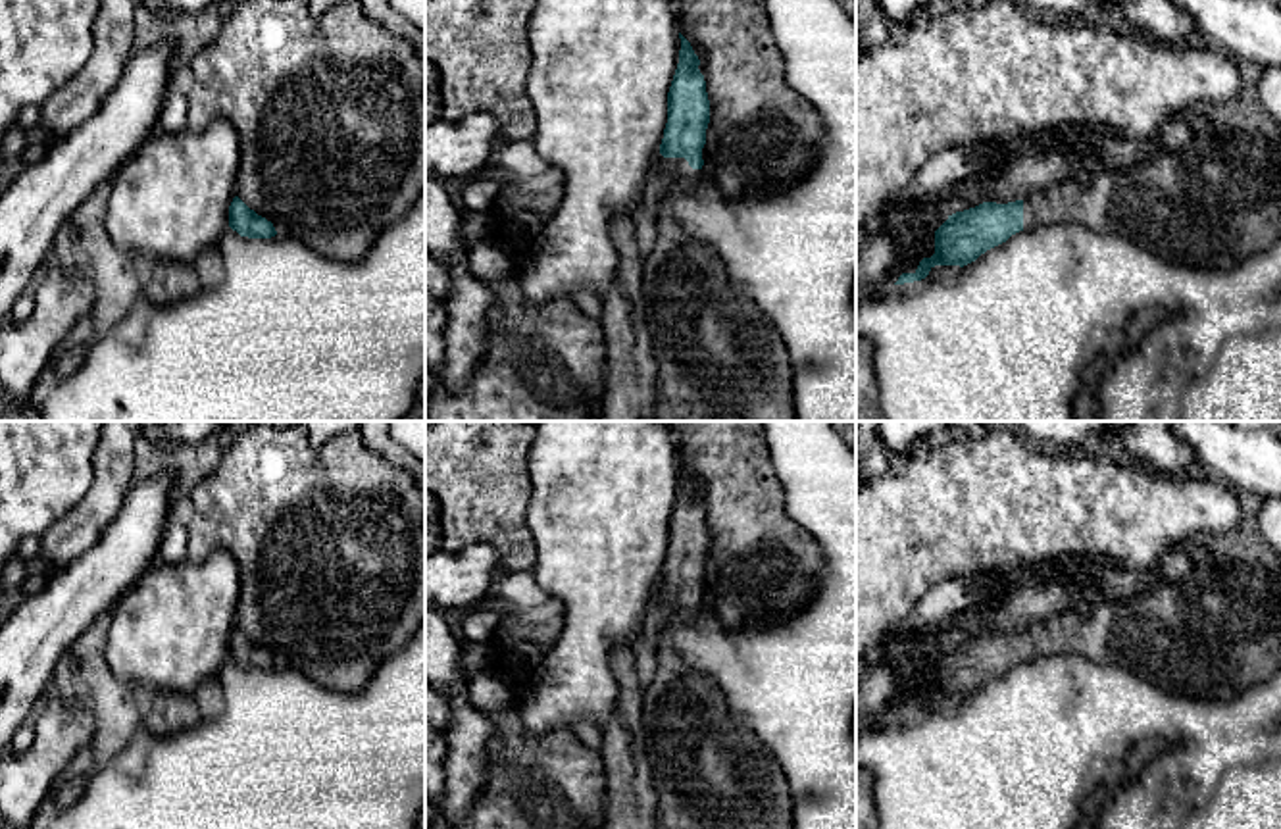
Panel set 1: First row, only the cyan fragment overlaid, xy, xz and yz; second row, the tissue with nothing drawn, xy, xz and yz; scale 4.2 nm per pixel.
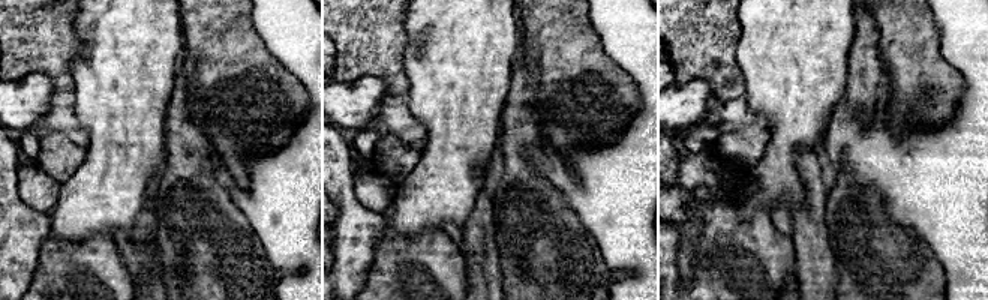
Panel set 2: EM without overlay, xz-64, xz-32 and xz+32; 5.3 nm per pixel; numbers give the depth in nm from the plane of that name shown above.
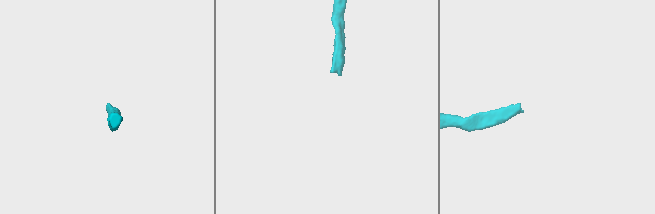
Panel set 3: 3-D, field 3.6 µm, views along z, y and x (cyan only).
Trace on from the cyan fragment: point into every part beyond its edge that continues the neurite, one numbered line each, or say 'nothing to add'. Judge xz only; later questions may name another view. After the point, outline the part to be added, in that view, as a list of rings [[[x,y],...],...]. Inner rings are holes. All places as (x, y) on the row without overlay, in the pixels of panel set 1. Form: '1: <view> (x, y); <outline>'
1: xz (685, 608); [[[664,589],[662,602],[675,612],[677,619],[687,623],[692,621],[704,606],[702,600],[692,600],[685,589]]]

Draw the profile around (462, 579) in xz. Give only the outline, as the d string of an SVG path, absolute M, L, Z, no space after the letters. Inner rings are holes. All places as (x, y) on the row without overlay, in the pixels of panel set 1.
M473 544L456 552L446 548L425 556L425 600L439 610L473 610L494 592L494 577L502 571L498 550L490 544Z

